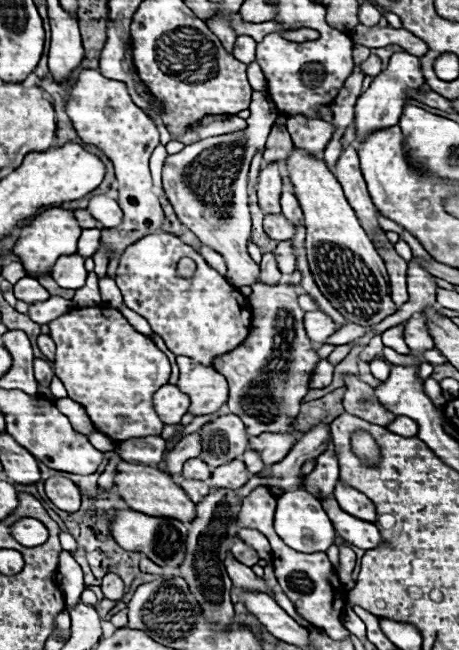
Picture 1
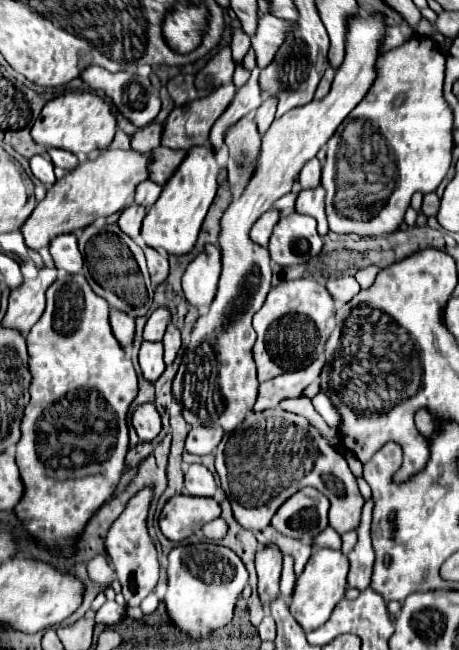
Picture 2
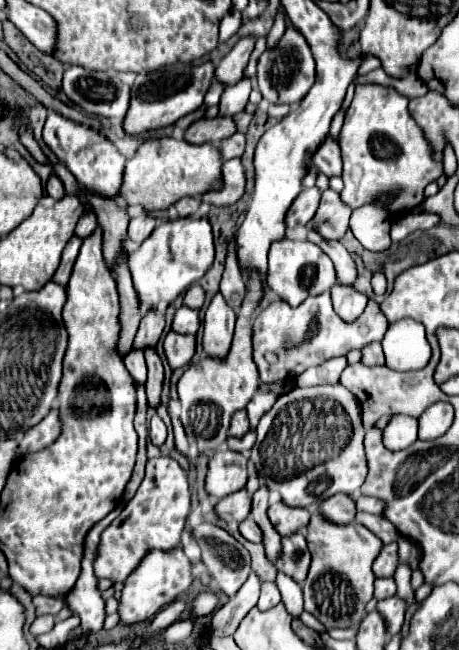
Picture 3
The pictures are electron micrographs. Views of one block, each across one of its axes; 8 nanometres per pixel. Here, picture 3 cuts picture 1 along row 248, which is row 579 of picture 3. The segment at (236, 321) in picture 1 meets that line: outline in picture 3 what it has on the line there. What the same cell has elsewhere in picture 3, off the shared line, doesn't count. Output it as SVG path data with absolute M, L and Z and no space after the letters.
M180 546L172 548L170 552L150 550L142 558L138 568L124 582L122 598L120 598L120 606L118 606L120 624L134 624L134 622L150 620L156 612L160 612L164 606L174 602L176 596L180 596L182 592L186 592L190 588L190 584L194 580L192 568L194 568L194 562L184 554L184 550Z

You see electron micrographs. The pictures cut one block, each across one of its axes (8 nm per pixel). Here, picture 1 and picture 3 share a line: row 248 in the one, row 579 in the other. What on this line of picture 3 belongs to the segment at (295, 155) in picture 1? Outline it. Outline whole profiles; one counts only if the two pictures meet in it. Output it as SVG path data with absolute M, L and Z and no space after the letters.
M314 510L306 526L306 542L312 554L312 566L304 582L304 610L316 616L326 628L346 628L346 616L352 610L354 626L358 626L366 614L366 604L374 598L376 576L372 562L384 546L382 540L358 522L334 524Z

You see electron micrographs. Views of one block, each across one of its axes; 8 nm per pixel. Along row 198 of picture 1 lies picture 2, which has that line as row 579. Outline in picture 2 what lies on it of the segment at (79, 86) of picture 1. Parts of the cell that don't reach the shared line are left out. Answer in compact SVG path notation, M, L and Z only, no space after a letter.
M142 488L136 496L132 496L126 502L124 512L112 522L112 526L104 538L106 552L116 568L118 580L122 584L122 594L126 598L126 606L138 606L158 584L158 574L160 574L158 552L156 552L156 546L146 528L146 518L148 518L148 510L152 504L152 496L154 496L152 488Z

